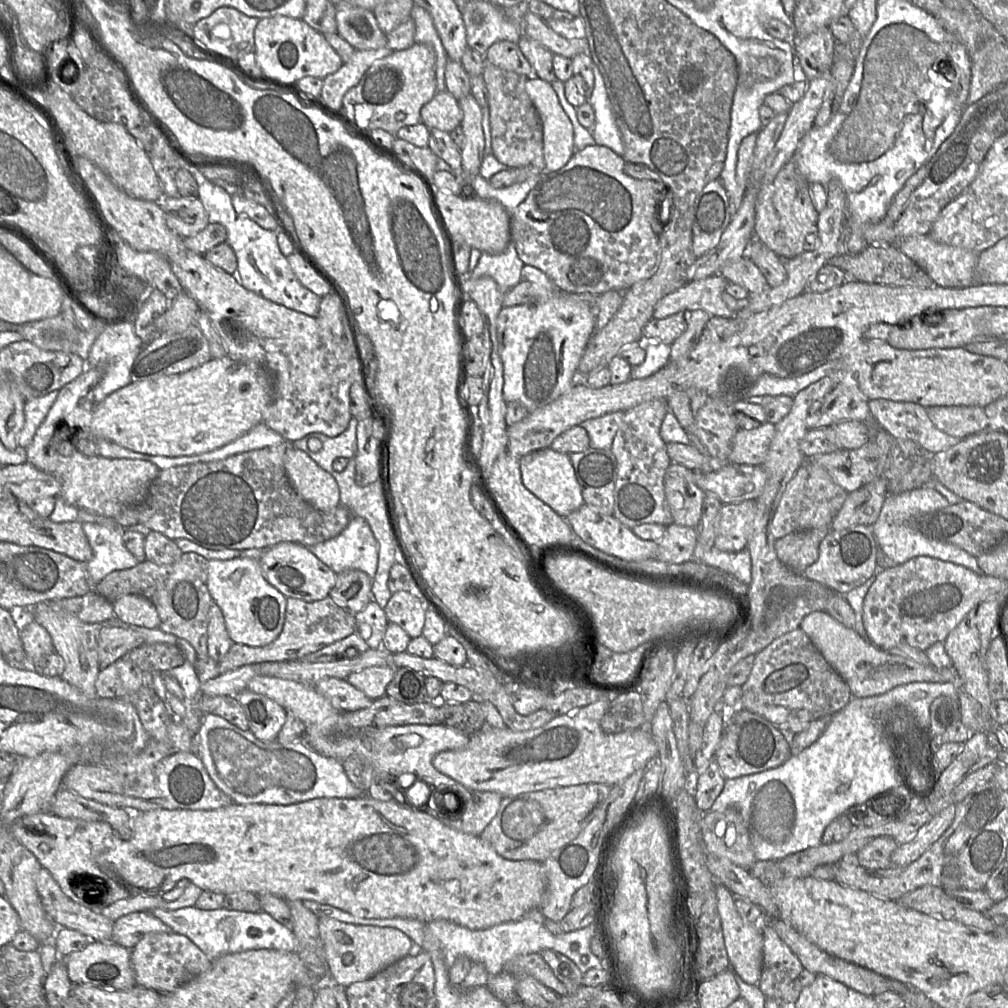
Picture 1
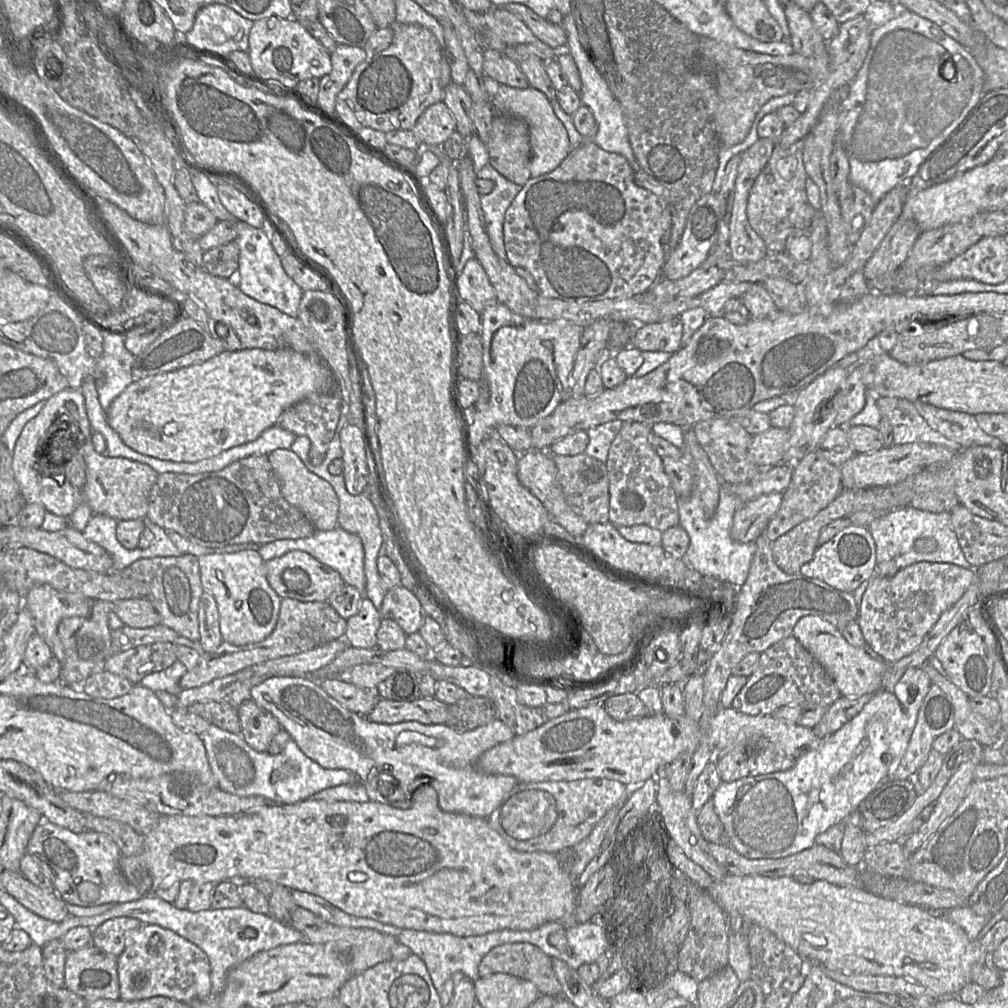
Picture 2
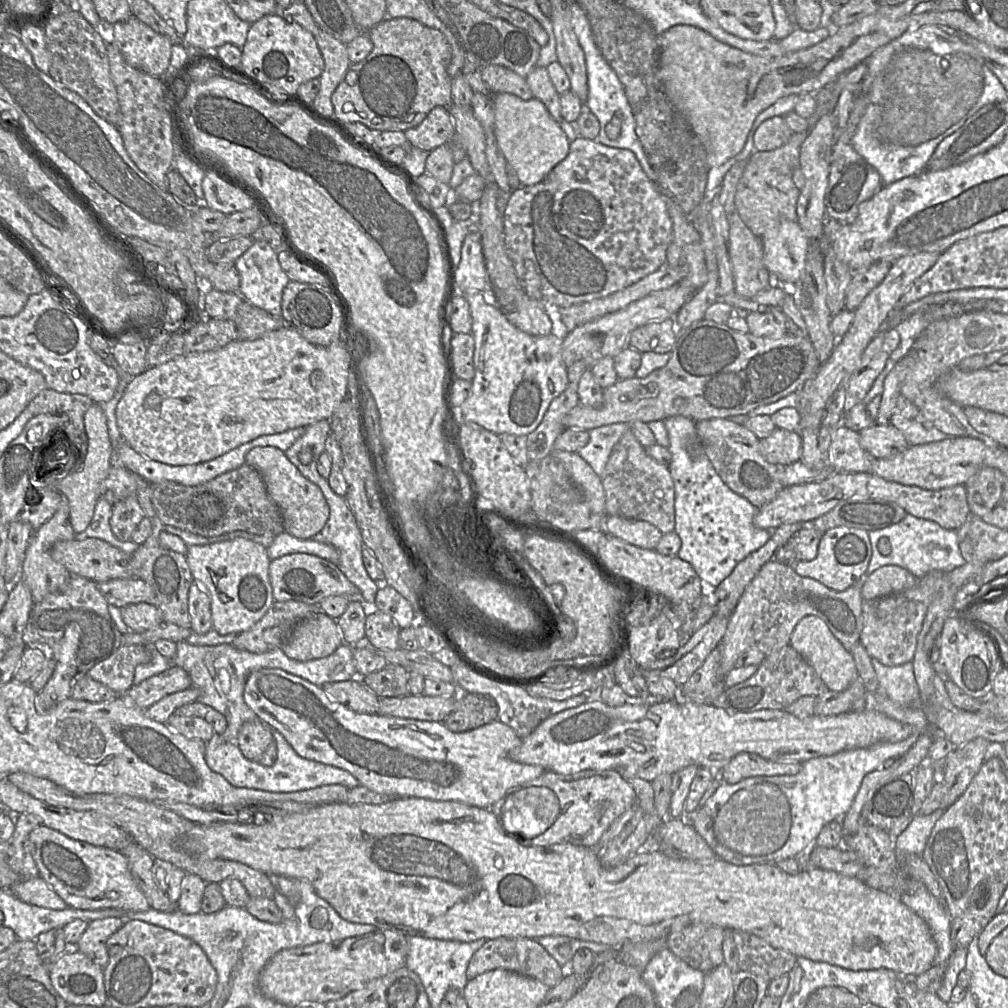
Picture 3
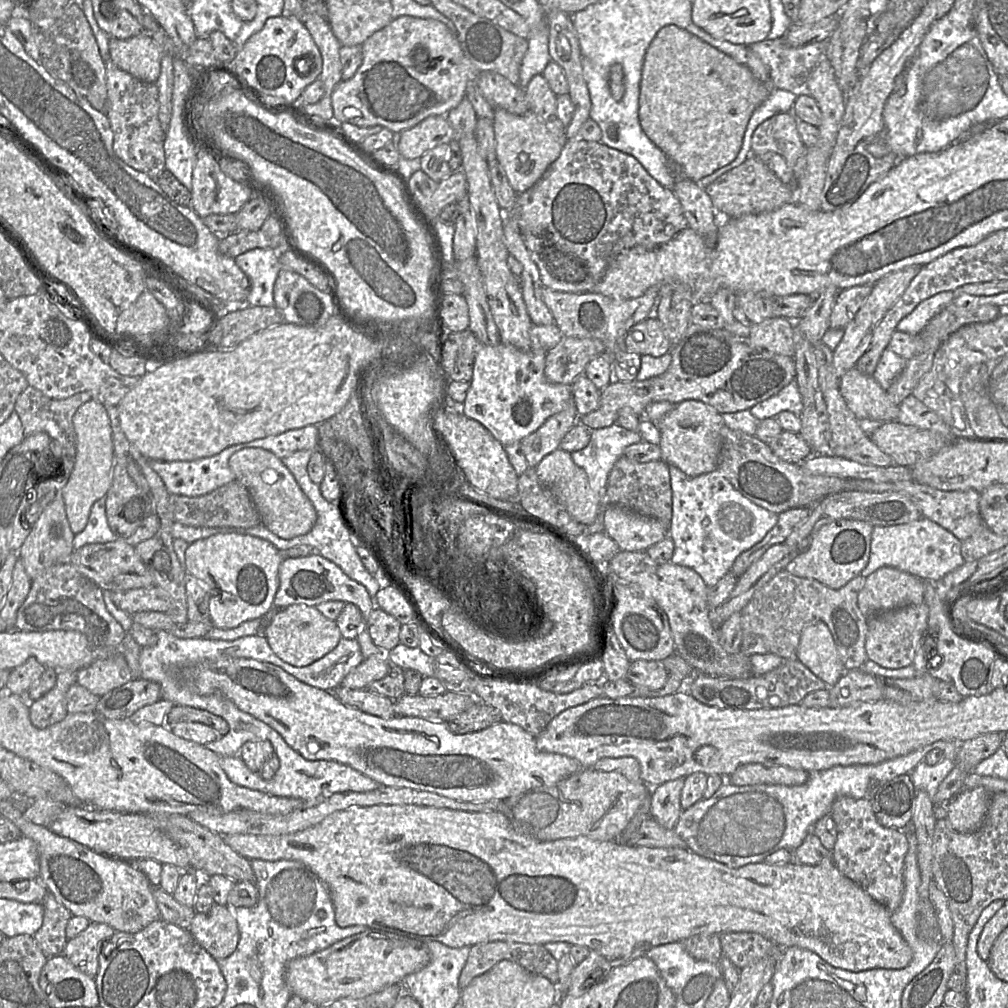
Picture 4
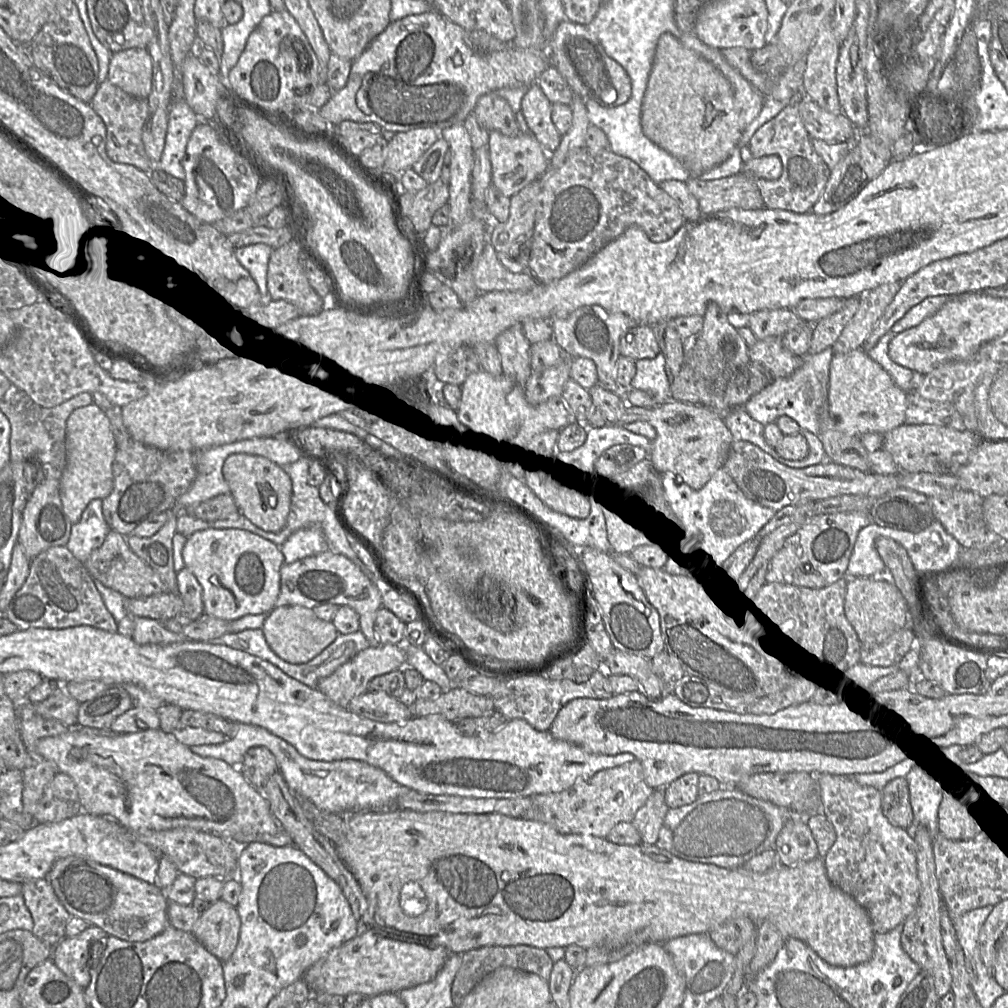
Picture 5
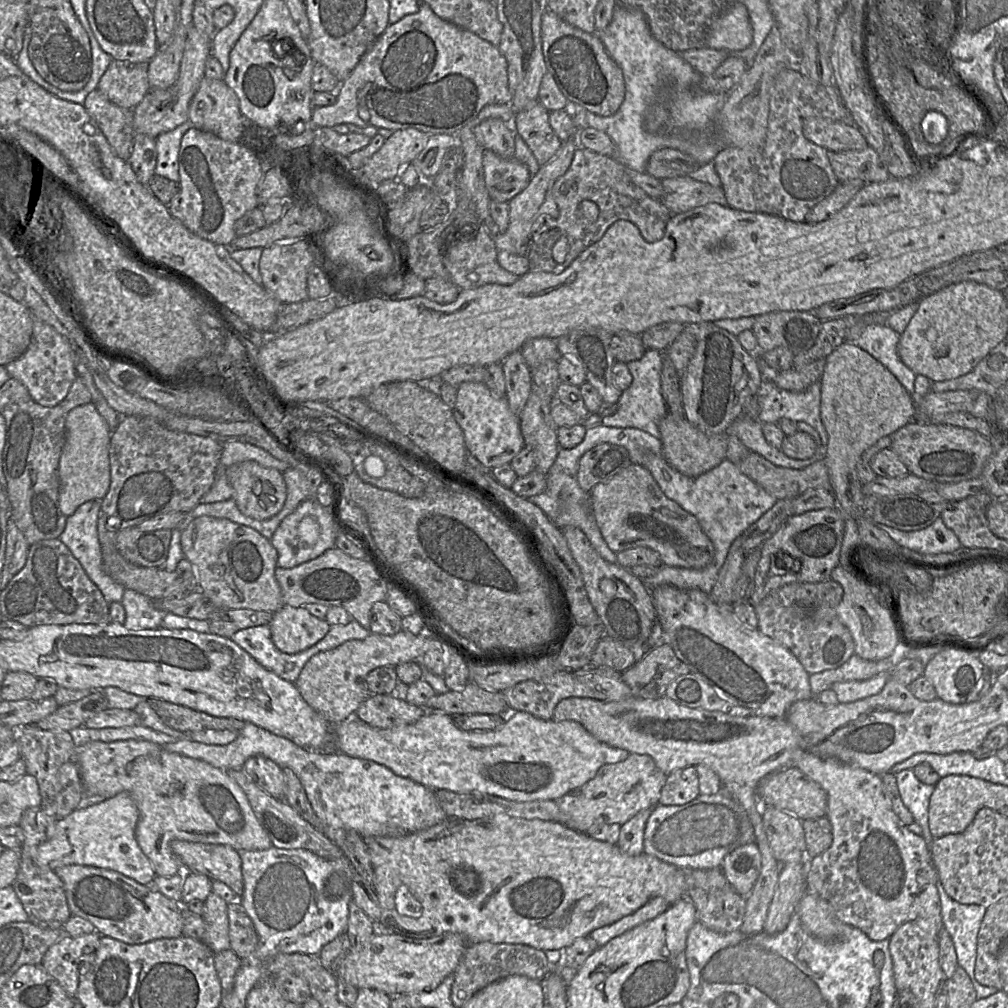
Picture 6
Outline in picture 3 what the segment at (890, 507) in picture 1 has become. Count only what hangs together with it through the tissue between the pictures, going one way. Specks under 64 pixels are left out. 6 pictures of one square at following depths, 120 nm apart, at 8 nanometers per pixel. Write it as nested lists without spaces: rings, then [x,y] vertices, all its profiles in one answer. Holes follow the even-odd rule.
[[[907,513],[896,524],[867,532],[872,554],[867,570],[862,577],[869,576],[882,566],[897,565],[907,569],[917,578],[921,578],[932,570],[948,572],[966,563],[959,549],[957,530],[945,529],[931,520],[918,518]],[[882,537],[887,538],[890,542],[891,551],[887,556],[882,555],[878,550],[878,542]]]

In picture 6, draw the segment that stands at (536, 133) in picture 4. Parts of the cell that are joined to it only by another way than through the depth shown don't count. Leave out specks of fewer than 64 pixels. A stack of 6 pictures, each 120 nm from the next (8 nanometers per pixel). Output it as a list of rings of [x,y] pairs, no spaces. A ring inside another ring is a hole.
[[[484,150],[483,169],[489,197],[498,202],[508,203],[531,180],[525,164],[515,157],[502,158],[491,150]]]

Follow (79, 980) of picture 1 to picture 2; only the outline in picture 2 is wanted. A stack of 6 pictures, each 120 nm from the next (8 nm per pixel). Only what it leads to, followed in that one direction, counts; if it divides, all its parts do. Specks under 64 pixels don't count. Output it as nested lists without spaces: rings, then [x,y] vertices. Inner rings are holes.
[[[92,944],[69,951],[65,987],[84,1000],[120,999],[117,958]]]

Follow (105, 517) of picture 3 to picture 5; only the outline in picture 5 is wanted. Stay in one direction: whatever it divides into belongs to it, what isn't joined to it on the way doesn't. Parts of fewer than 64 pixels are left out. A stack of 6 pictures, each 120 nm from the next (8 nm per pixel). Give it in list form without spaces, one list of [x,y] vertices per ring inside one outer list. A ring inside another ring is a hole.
[[[93,499],[80,520],[72,524],[66,547],[84,565],[90,553],[102,545],[109,530],[102,514],[102,500]]]

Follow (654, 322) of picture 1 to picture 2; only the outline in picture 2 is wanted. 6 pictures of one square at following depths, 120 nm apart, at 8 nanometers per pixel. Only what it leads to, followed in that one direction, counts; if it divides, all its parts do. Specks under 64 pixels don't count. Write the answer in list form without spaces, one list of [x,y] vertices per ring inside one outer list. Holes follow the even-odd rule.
[[[680,317],[663,322],[637,326],[630,342],[643,351],[661,351],[674,354],[682,347],[683,324]]]

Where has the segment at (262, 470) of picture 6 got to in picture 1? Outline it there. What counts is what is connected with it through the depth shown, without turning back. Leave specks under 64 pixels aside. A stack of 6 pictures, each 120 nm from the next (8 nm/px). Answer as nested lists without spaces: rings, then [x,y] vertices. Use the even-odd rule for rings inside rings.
[[[290,445],[284,456],[284,467],[295,491],[313,507],[328,511],[340,504],[336,480],[304,451]]]

